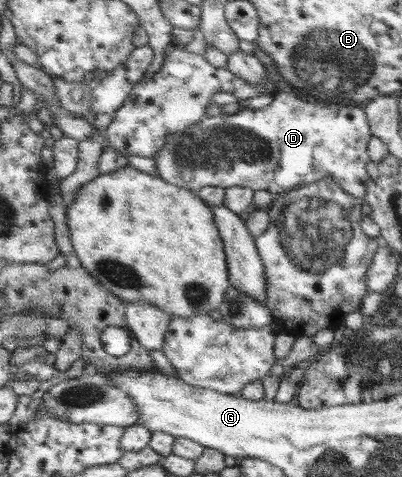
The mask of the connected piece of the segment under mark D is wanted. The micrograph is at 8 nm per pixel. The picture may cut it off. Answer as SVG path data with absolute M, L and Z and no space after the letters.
M279 91L273 95L274 99L270 105L260 109L239 109L237 113L214 115L212 117L205 117L203 120L191 124L191 129L183 131L181 134L173 134L167 138L167 144L159 153L159 158L155 158L158 176L166 179L167 182L175 183L175 186L181 186L194 192L199 192L204 186L220 186L229 188L233 186L249 187L253 190L268 190L277 194L289 192L295 188L299 189L301 186L307 186L314 182L319 182L322 178L331 178L338 182L343 190L346 190L351 196L355 198L366 199L368 194L368 182L370 182L369 172L367 172L367 164L372 161L369 146L373 132L370 128L370 120L367 116L365 106L357 106L355 104L339 104L339 103L317 103L313 99L304 97L302 94L294 92Z

